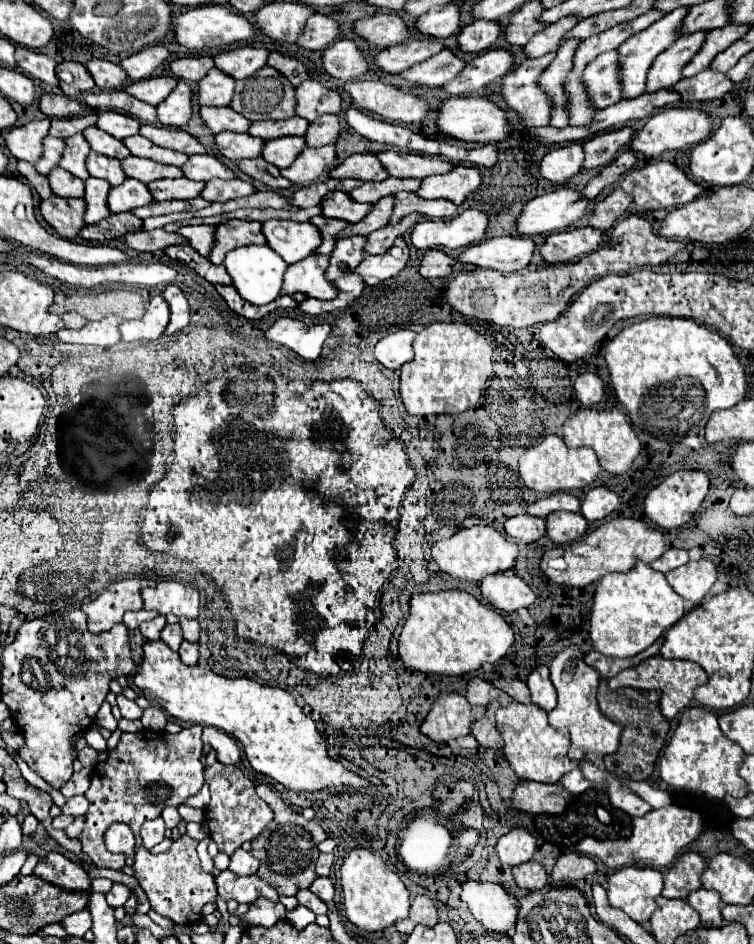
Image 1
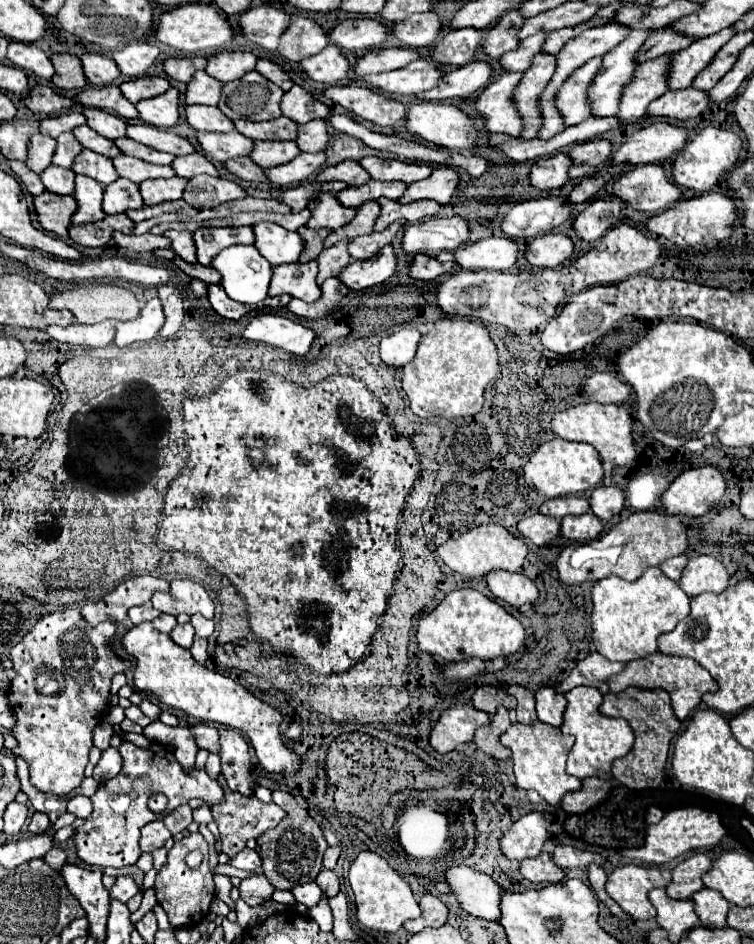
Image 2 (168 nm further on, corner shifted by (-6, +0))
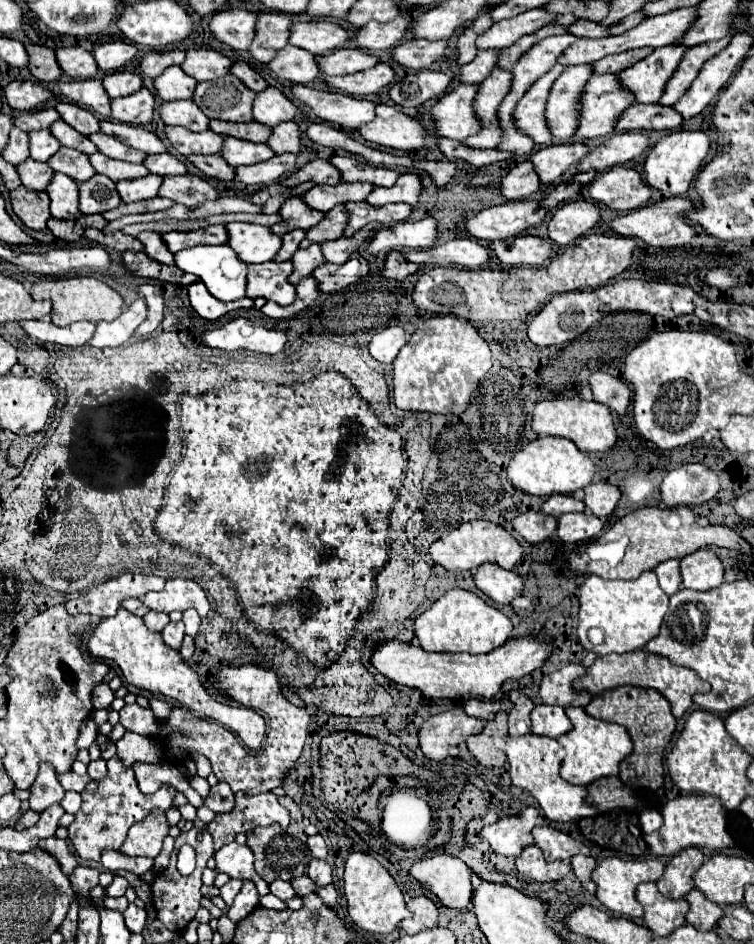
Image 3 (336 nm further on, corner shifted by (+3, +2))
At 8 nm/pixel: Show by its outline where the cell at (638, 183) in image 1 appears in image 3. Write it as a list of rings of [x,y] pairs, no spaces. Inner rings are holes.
[[[614,167],[594,177],[588,185],[588,197],[594,203],[604,203],[606,207],[624,213],[644,207],[652,195],[652,189],[640,179],[634,169]]]

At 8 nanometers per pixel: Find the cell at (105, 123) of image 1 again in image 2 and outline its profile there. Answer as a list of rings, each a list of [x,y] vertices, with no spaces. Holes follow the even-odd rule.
[[[85,109],[83,115],[87,117],[87,125],[97,131],[99,135],[115,141],[127,133],[127,121],[119,119],[117,115],[111,115],[101,109]]]

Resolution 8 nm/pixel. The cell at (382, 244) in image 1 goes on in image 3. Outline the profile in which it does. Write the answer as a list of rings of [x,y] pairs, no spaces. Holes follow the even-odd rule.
[[[370,223],[366,227],[362,227],[360,231],[356,231],[352,237],[340,237],[340,239],[334,239],[334,241],[326,241],[322,243],[322,255],[326,259],[326,263],[336,263],[336,265],[342,265],[348,261],[350,253],[358,251],[358,247],[372,237],[374,229],[378,225],[376,223]]]

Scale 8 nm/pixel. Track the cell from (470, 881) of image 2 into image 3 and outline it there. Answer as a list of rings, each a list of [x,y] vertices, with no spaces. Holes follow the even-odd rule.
[[[442,853],[420,859],[410,867],[410,875],[432,891],[442,905],[452,909],[472,907],[472,871],[458,857]]]

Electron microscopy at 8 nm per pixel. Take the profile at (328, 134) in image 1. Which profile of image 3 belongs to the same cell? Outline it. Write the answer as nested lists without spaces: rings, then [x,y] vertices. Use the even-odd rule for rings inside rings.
[[[284,121],[276,125],[266,141],[266,145],[276,153],[298,153],[300,151],[300,131],[294,121]]]

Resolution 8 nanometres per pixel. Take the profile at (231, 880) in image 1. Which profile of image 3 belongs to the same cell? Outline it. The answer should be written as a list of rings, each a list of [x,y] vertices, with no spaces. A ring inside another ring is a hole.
[[[244,881],[242,891],[236,895],[232,907],[228,909],[228,917],[232,921],[244,919],[248,913],[252,913],[258,907],[258,901],[260,901],[260,897],[258,897],[258,891],[256,891],[254,883],[252,881]]]

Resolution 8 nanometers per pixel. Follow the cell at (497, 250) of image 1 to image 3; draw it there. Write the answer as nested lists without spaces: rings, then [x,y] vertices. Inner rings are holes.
[[[470,237],[440,243],[422,251],[406,251],[402,255],[406,255],[406,261],[414,261],[418,265],[452,265],[466,269],[478,269],[490,261],[488,249]]]

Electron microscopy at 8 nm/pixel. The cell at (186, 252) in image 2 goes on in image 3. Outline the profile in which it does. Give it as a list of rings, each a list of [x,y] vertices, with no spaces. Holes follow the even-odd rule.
[[[144,231],[144,233],[138,233],[136,237],[138,237],[138,241],[144,245],[142,251],[144,251],[150,259],[154,259],[154,261],[158,261],[158,263],[162,263],[162,265],[174,265],[174,255],[166,249],[166,243],[162,241],[162,237],[160,237],[158,233]]]

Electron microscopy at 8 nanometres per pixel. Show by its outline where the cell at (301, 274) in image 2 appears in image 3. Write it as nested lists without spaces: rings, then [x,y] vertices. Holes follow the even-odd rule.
[[[266,261],[262,265],[248,265],[246,275],[246,297],[256,299],[264,297],[266,301],[274,301],[278,305],[290,305],[296,299],[294,285],[288,283],[288,275],[292,273],[292,263],[276,263]]]

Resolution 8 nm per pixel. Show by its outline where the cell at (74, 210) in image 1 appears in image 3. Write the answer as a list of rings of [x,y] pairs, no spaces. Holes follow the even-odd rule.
[[[18,187],[10,191],[12,211],[28,229],[46,229],[46,221],[50,219],[50,197],[44,191],[30,191],[26,187]]]

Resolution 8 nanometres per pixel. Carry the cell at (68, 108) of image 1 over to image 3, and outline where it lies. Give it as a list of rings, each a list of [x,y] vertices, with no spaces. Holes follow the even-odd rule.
[[[12,81],[4,87],[4,97],[8,105],[16,111],[34,111],[52,99],[52,93],[44,85],[34,81]]]

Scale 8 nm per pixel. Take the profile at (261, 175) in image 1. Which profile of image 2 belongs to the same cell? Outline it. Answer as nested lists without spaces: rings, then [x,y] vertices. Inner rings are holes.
[[[239,157],[239,159],[231,159],[225,163],[225,167],[235,173],[237,177],[245,179],[245,181],[269,181],[265,175],[265,169],[261,169],[259,165],[255,165],[255,161],[251,161],[251,157]]]

